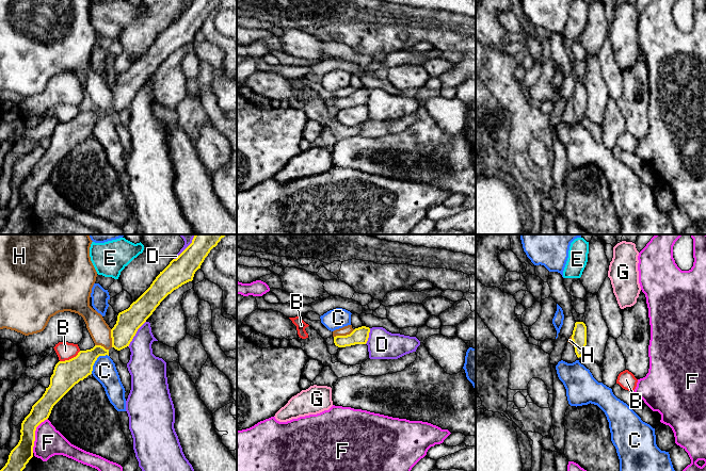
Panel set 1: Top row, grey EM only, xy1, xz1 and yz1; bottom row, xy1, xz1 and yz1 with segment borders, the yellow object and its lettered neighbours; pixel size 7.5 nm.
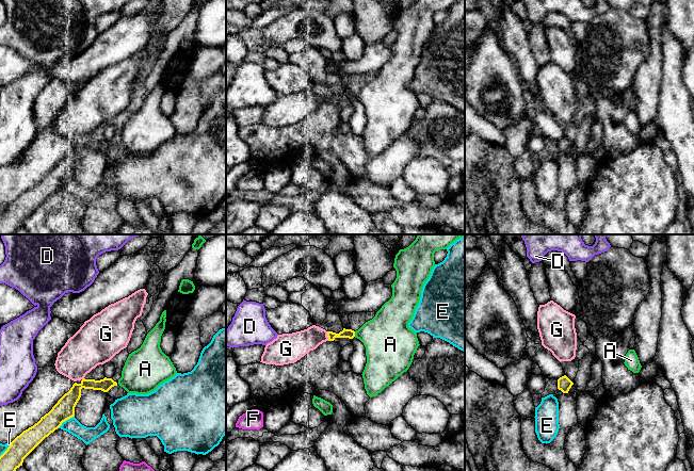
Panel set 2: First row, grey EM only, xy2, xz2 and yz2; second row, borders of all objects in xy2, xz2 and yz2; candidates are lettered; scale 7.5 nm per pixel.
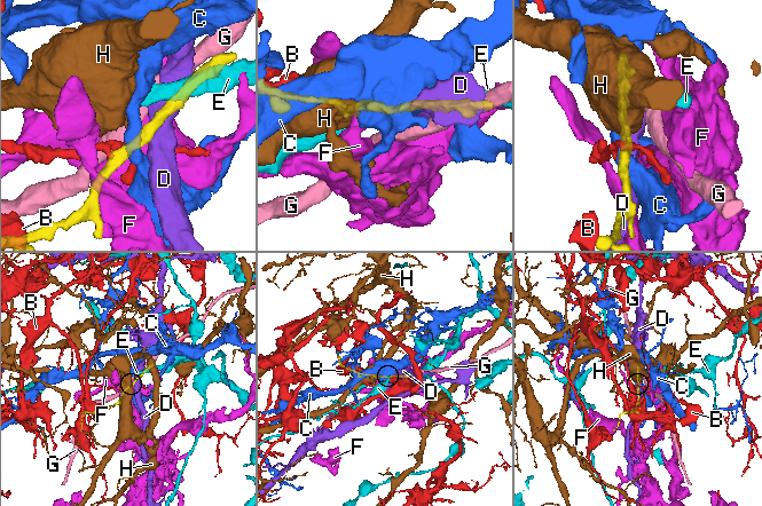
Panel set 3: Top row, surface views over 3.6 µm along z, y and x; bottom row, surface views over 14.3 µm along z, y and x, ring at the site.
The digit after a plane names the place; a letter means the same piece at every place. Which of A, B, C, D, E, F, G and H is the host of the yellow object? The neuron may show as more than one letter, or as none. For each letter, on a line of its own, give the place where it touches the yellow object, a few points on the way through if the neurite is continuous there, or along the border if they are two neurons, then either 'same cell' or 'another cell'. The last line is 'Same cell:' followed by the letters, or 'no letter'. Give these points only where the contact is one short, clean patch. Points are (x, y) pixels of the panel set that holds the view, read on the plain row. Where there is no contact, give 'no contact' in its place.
A: xz2 (354, 95) | across xz2 (350, 95), (354, 95), (387, 98) | same cell
B: xy1 (69, 120) | another cell
C: xy1 (95, 122) | along xy1 (107, 115), (100, 116), (97, 119), (91, 134) | another cell
D: xy1 (135, 94) | another cell
E: xy2 (65, 181) | another cell
F: xy1 (34, 196) | another cell
G: xz2 (327, 97) | another cell
H: xz1 (343, 97) | along xz1 (354, 91), (349, 95), (336, 96), (334, 98) | another cell
Same cell: A

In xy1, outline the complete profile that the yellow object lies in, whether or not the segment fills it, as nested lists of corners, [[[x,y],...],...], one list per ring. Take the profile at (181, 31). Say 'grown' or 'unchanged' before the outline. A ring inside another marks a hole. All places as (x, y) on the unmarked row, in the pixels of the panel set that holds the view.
unchanged | [[[193,0],[192,4],[156,38],[150,48],[130,68],[117,77],[111,91],[112,109],[129,108],[138,91],[174,51],[192,43],[195,33],[221,0]]]

